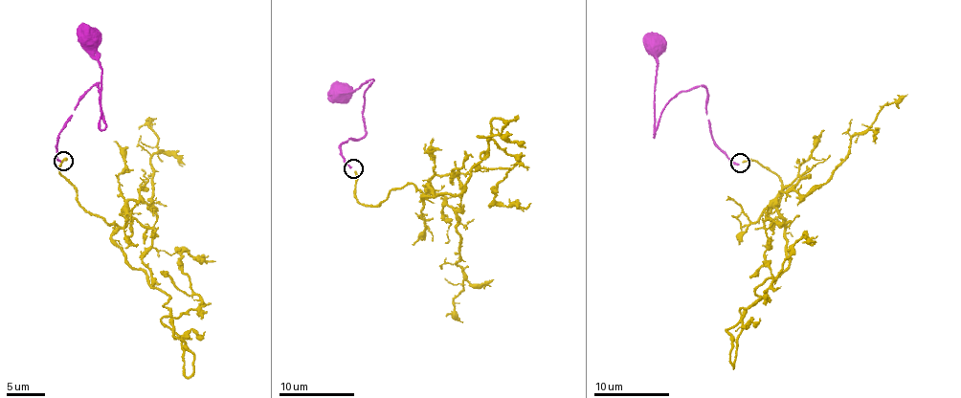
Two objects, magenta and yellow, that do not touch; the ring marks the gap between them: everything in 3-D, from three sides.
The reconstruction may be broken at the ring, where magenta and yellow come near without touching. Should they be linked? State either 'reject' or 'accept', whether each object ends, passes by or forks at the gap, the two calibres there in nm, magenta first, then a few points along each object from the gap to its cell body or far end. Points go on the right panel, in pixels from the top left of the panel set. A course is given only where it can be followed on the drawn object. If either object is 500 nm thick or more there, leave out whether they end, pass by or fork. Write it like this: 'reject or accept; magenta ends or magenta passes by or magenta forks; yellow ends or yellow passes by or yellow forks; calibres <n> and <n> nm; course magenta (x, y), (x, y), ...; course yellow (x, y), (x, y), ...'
accept; magenta ends; yellow ends; calibres 190 and 190 nm; course magenta (738, 165), (714, 140), (707, 120), (708, 94), (703, 85), (680, 91), (658, 121), (652, 33); course yellow (743, 162), (780, 178), (768, 214), (781, 221), (791, 261), (745, 309), (810, 241)

